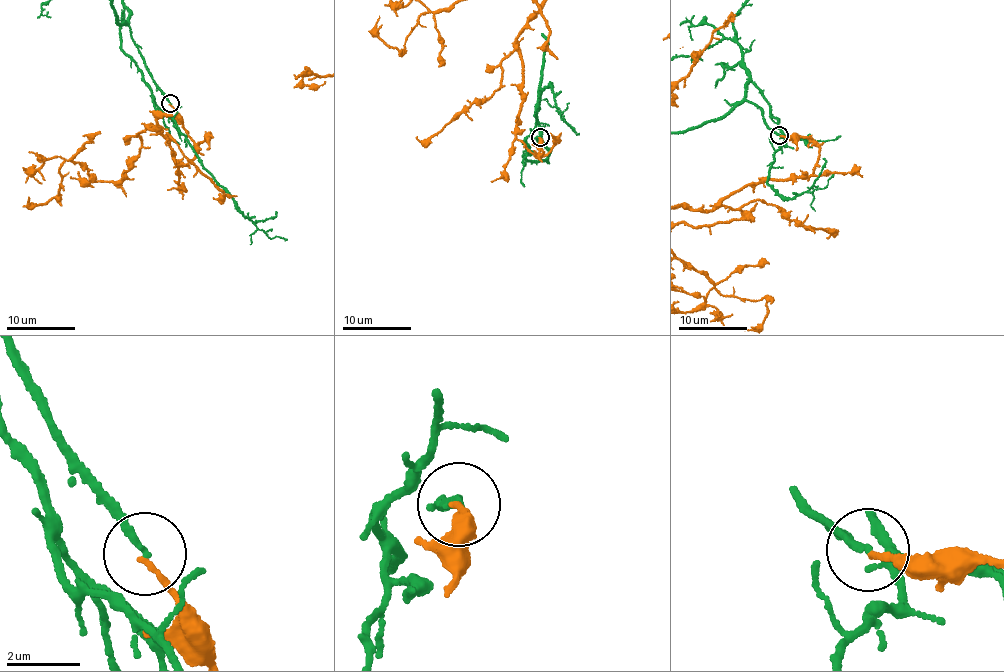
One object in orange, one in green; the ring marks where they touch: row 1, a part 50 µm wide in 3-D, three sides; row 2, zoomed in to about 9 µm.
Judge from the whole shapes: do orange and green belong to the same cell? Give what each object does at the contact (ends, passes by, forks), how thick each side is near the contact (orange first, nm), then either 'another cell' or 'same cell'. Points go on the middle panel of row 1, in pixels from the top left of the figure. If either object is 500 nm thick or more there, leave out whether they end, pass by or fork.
orange ends; green ends; calibres 140 and 180 nm; another cell

